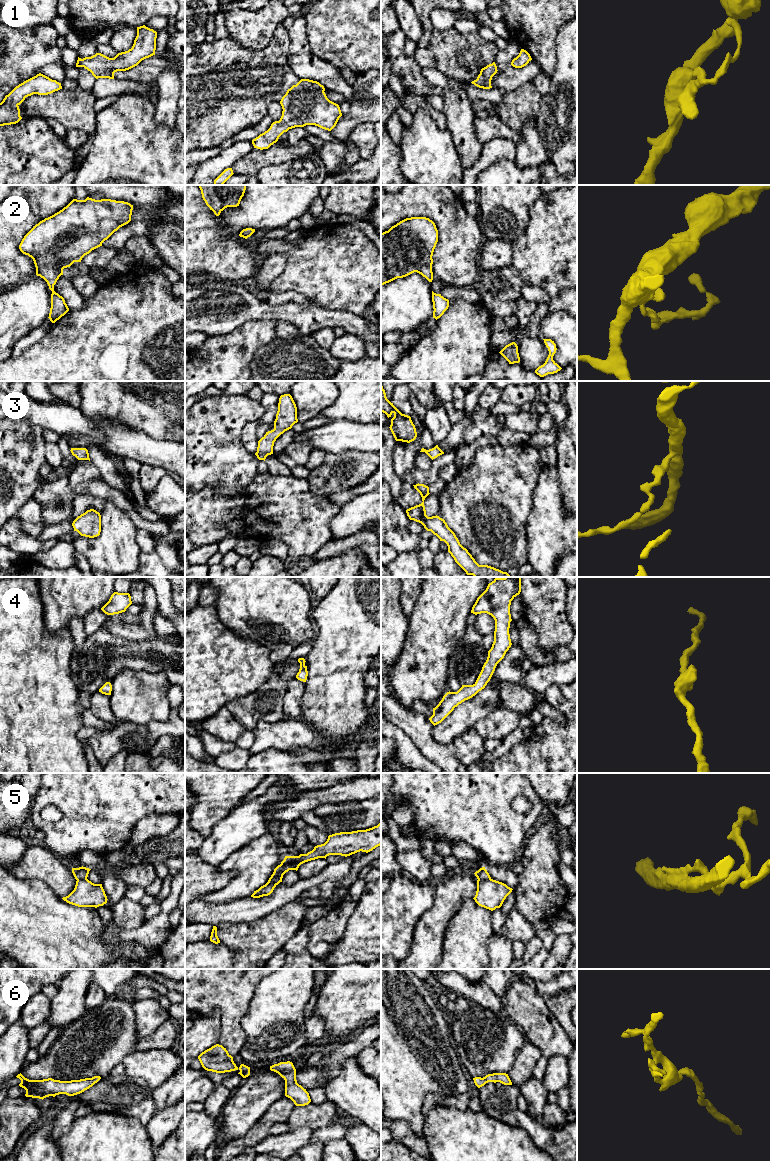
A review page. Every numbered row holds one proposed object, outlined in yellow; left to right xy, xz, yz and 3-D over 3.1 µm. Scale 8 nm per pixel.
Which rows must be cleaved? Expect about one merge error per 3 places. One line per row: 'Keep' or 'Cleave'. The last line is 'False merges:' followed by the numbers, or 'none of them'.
1: Keep
2: Keep
3: Keep
4: Keep
5: Cleave
6: Keep
False merges: 5

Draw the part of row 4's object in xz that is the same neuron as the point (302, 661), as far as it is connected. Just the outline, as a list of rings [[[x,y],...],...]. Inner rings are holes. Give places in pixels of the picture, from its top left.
[[[299,658],[298,662],[300,663],[300,669],[296,675],[296,678],[300,681],[306,682],[308,676],[307,666],[305,665],[306,661],[304,658]]]

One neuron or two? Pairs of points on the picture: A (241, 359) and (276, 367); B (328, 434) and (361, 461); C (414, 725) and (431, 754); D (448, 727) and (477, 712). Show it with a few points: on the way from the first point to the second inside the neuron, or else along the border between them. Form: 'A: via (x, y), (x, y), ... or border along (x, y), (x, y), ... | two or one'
A: border along (267, 343), (256, 352), (251, 362), (250, 370) | two
B: border along (370, 452), (341, 451), (338, 453), (326, 453) | two
C: via (420, 732), (422, 739), (429, 747) | one
D: via (455, 724), (470, 712) | one

